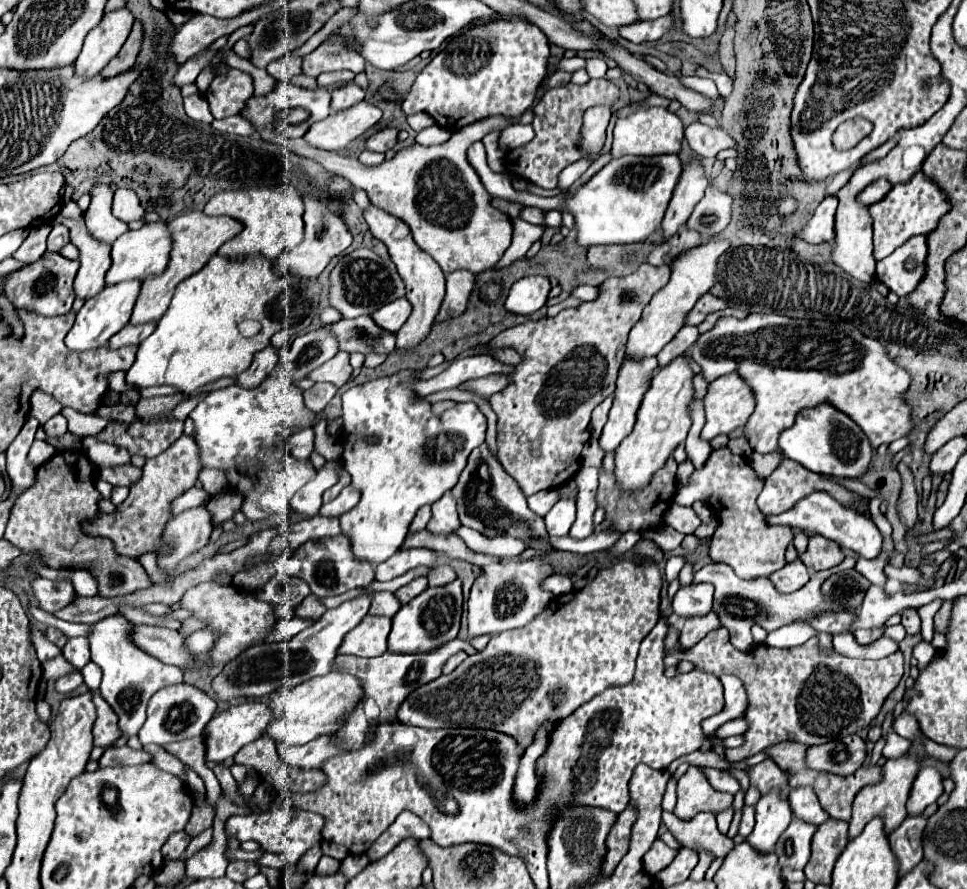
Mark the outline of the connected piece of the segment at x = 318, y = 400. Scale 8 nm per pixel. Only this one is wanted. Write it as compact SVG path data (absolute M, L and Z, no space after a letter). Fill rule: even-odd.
M316 383L312 389L304 391L304 403L312 411L322 411L330 399L336 395L338 387L332 383Z

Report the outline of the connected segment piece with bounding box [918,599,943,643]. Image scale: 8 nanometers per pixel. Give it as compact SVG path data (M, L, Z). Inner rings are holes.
M936 599L931 603L918 608L918 613L921 619L921 637L926 642L931 642L934 634L934 616L940 609L942 604L941 599Z

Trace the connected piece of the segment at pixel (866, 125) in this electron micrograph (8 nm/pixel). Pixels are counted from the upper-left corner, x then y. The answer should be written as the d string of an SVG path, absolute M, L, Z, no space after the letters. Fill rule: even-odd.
M850 119L850 121L844 121L836 131L834 131L834 137L832 137L832 143L838 151L844 151L844 149L852 149L854 145L858 145L868 133L872 131L872 123L866 121L866 119Z

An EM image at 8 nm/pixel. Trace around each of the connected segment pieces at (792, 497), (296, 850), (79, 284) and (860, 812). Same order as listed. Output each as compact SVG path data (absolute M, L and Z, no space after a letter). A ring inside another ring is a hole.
M784 459L784 461L776 467L776 471L766 479L764 491L762 491L760 497L758 497L758 507L760 507L762 513L766 513L766 515L778 515L778 513L790 509L798 499L802 499L802 497L806 497L808 493L818 491L818 489L828 491L828 493L830 493L836 501L840 501L842 505L848 505L850 501L854 501L854 499L858 497L858 495L854 495L852 491L848 491L848 489L844 489L842 485L838 485L836 481L824 479L824 477L820 477L818 473L812 473L812 471L808 471L806 467L798 465L798 463L792 461L792 459Z
M274 801L268 811L264 813L252 813L248 817L230 817L226 821L226 831L230 835L236 835L240 841L258 841L262 849L268 853L282 853L288 861L288 867L292 869L296 861L306 853L306 849L312 849L314 844L322 842L321 830L324 827L324 817L320 817L314 811L304 811L298 807L288 805L286 801Z
M58 215L56 221L70 229L72 243L80 249L80 269L74 279L74 293L76 299L88 301L104 289L104 273L110 269L110 245L96 243L88 235L84 221L70 221L62 215Z
M910 749L900 759L888 759L884 765L884 779L878 785L862 787L854 799L848 841L858 837L862 833L862 829L866 827L866 823L872 821L874 817L880 817L884 821L884 833L890 835L900 825L900 821L906 819L906 799L908 799L908 793L910 793L910 787L912 787L916 773L918 773L918 761L914 755L914 749Z

